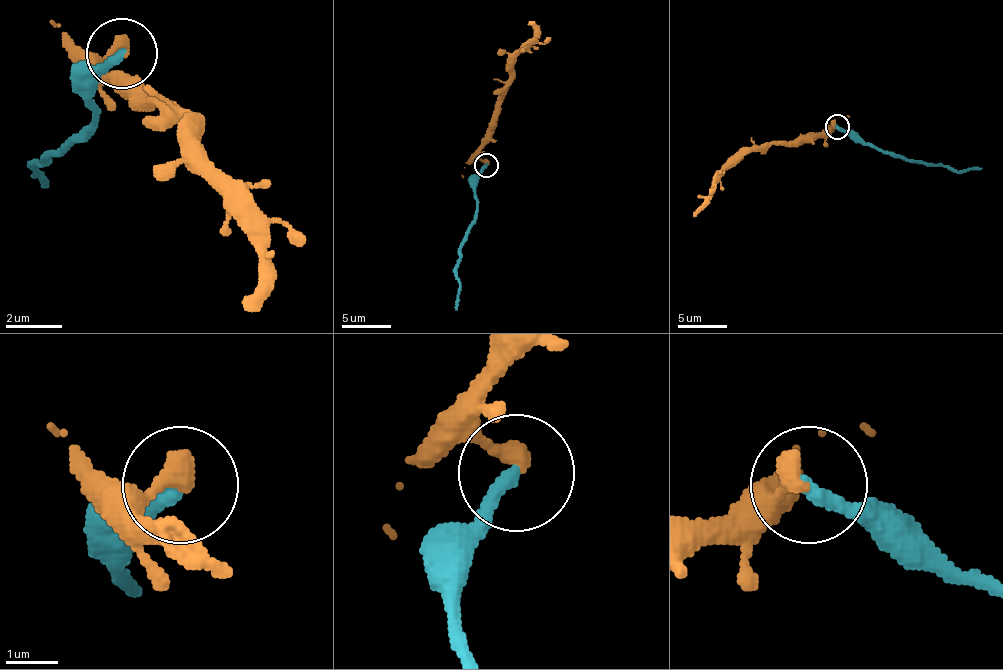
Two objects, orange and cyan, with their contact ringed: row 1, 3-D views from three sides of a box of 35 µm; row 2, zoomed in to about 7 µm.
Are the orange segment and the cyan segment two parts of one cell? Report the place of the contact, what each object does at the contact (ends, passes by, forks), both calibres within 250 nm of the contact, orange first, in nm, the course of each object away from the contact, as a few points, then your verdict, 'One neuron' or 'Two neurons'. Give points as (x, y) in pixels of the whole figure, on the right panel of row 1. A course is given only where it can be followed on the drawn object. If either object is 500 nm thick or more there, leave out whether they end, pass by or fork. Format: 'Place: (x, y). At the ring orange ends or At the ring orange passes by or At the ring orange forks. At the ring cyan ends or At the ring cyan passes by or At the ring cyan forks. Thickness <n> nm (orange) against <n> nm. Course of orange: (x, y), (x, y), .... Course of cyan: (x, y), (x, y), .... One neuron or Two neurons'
Place: (837, 126). At the ring orange ends. At the ring cyan ends. Thickness 420 nm (orange) against 300 nm. Course of orange: (836, 126), (829, 133), (819, 133), (800, 143), (768, 143), (746, 153), (733, 162), (694, 216). Course of cyan: (836, 126), (920, 162), (949, 165), (956, 170), (981, 167). Two neurons

